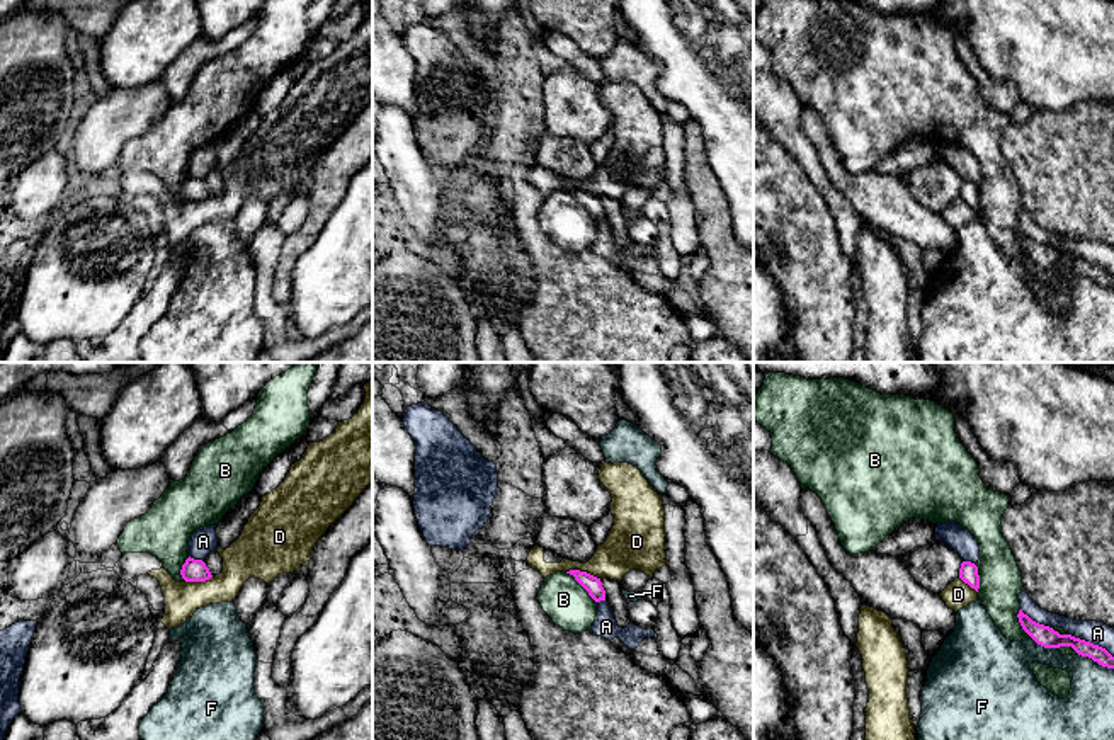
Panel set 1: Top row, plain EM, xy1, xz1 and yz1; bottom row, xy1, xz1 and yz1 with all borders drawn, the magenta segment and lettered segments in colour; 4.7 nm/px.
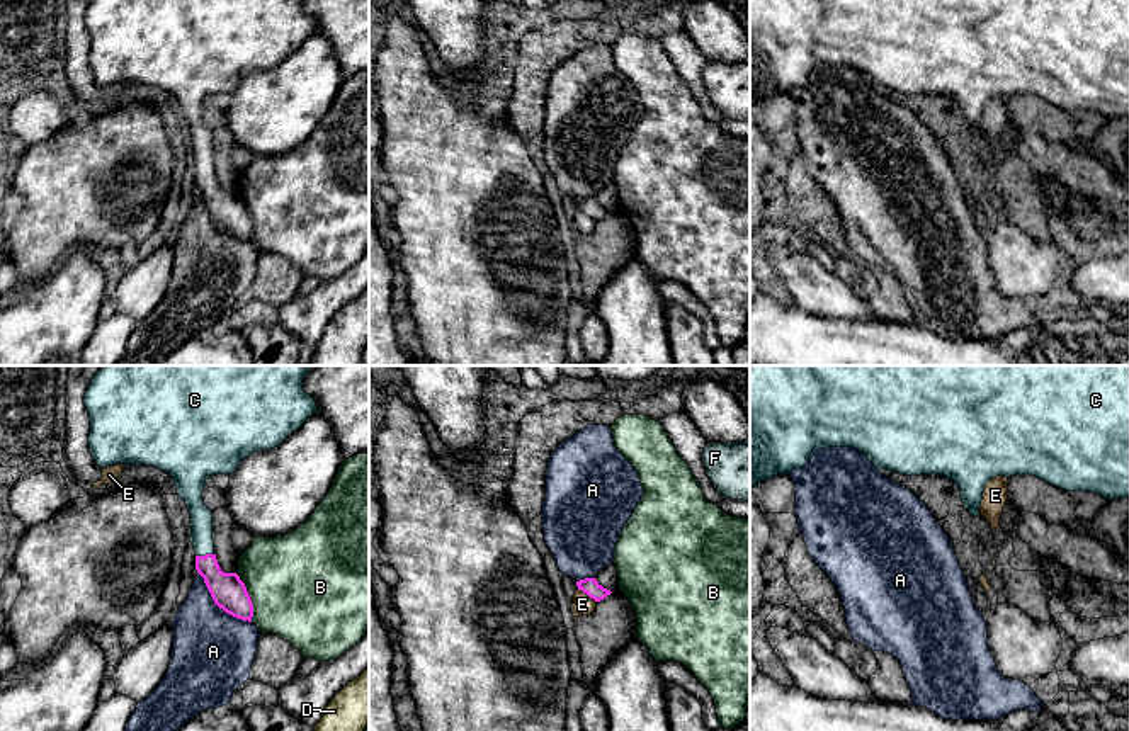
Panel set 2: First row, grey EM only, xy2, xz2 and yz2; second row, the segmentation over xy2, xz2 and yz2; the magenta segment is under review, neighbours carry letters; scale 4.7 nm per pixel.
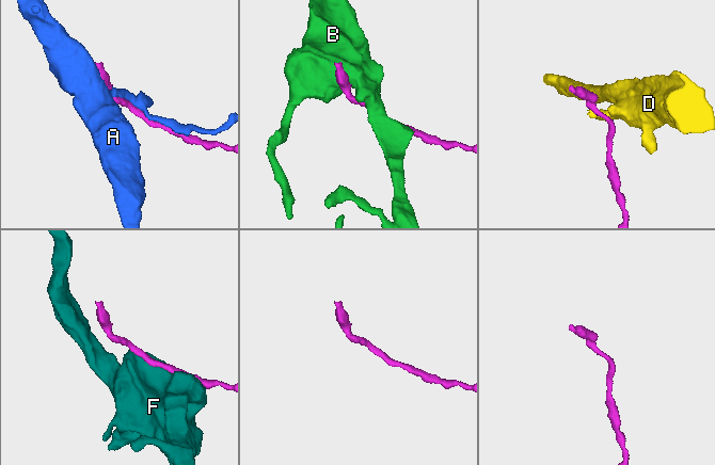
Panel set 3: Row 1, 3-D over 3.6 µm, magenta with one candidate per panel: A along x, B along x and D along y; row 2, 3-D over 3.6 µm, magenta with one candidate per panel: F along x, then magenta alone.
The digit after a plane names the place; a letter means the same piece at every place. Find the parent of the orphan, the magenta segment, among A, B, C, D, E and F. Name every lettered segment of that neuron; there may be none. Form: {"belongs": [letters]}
{"belongs": ["C"]}

